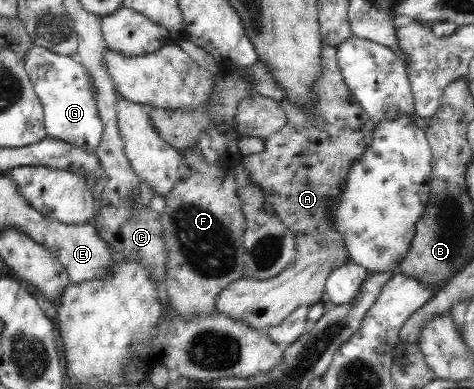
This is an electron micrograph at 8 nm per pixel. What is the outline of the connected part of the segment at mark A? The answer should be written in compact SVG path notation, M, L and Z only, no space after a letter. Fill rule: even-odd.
M323 44L320 57L320 74L315 78L312 89L314 96L312 104L306 109L299 108L295 102L291 102L285 94L285 90L275 82L271 68L257 60L255 65L240 68L241 76L251 76L253 91L265 97L270 97L279 102L281 109L287 116L287 123L273 135L269 135L265 142L265 151L253 155L244 156L243 168L247 170L251 180L263 189L265 202L274 208L275 214L293 233L297 257L291 261L279 275L269 279L257 280L243 277L232 281L219 293L216 303L216 311L223 313L233 320L243 320L249 327L265 330L271 326L279 325L289 314L295 312L297 307L307 305L311 307L319 304L325 290L325 282L332 269L346 264L350 255L345 249L341 234L333 232L333 224L330 223L329 207L339 199L341 188L347 183L347 173L351 169L351 162L362 157L364 149L371 143L372 131L376 121L367 115L355 96L349 91L338 68L336 48Z

